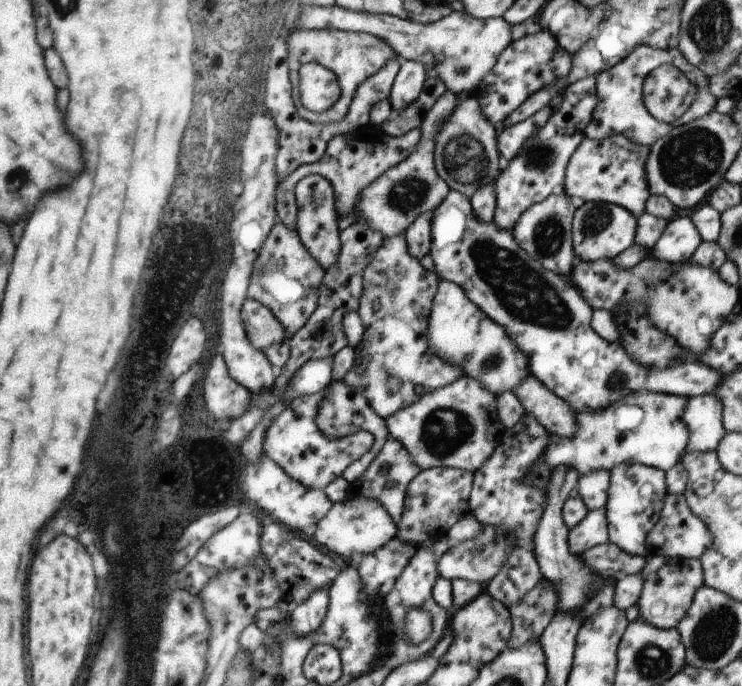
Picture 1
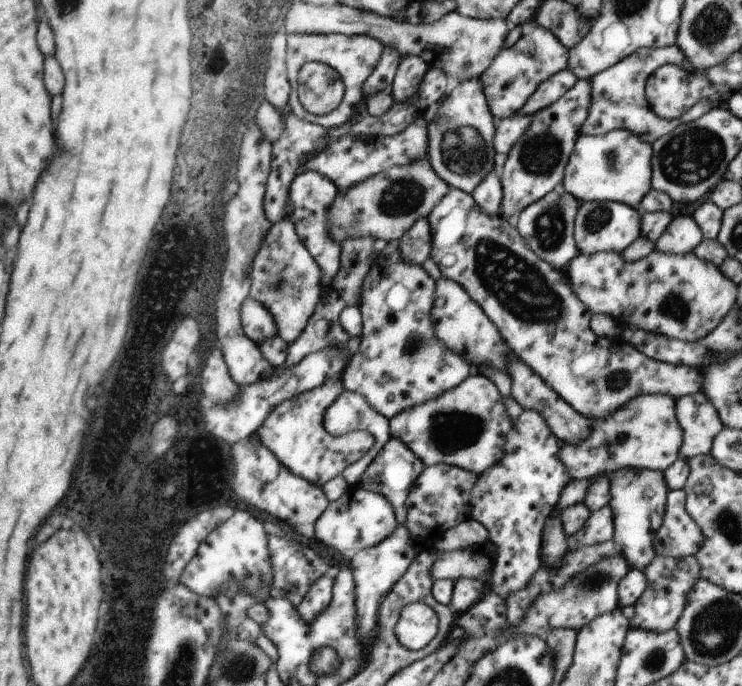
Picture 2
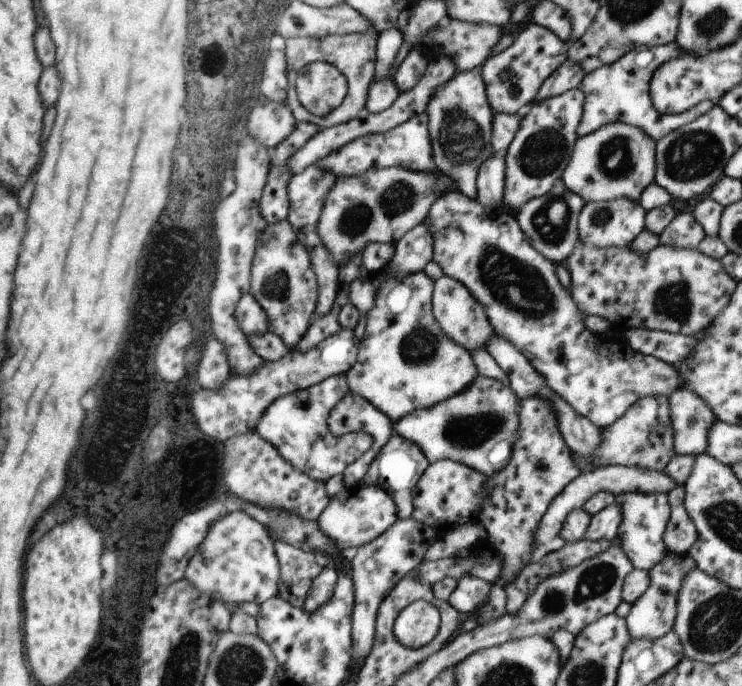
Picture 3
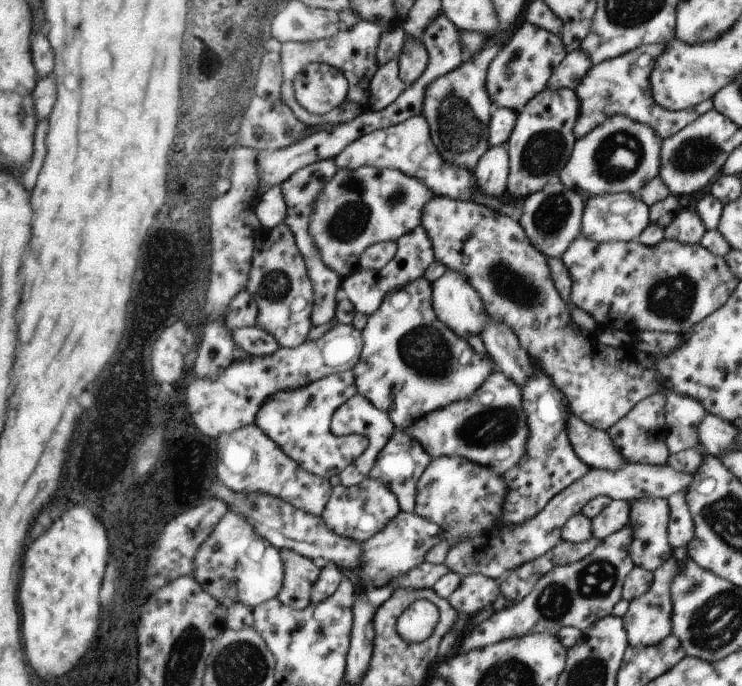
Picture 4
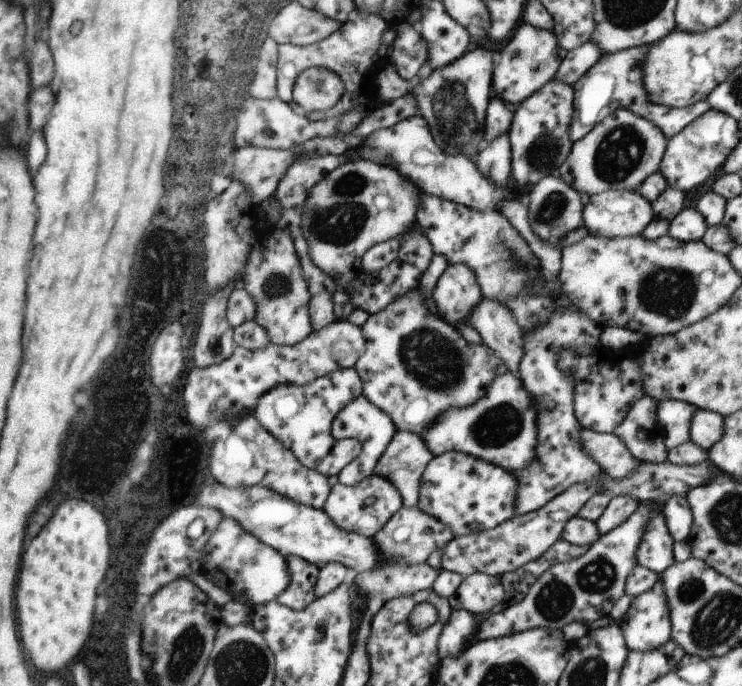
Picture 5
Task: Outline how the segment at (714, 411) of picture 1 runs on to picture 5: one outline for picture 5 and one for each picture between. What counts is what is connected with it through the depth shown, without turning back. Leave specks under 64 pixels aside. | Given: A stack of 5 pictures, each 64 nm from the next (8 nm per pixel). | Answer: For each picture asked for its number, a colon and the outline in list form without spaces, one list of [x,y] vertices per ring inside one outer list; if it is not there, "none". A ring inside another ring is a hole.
2: [[[697,392],[675,398],[675,418],[683,434],[677,458],[691,460],[695,456],[709,454],[715,434],[723,428],[723,422],[705,394]]]
3: [[[675,390],[669,394],[669,422],[671,422],[671,430],[673,430],[673,450],[677,456],[699,456],[705,454],[707,448],[707,432],[711,428],[711,424],[715,422],[713,410],[707,408],[707,404],[703,402],[703,398],[699,398],[697,394],[689,392],[689,390]]]
4: [[[671,394],[665,398],[663,406],[663,416],[665,416],[665,426],[667,426],[667,450],[669,454],[677,454],[681,450],[695,448],[697,442],[697,424],[703,420],[707,410],[703,406],[689,398],[689,396],[679,396]]]
5: [[[663,400],[655,406],[655,418],[661,428],[661,434],[665,436],[665,448],[671,450],[683,442],[687,442],[689,436],[689,424],[695,414],[695,406],[679,402],[679,400]]]

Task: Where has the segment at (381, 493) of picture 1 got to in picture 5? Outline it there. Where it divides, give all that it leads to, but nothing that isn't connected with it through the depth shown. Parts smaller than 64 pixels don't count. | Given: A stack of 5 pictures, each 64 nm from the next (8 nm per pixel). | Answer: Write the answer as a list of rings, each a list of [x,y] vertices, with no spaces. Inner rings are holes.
[[[397,432],[381,454],[375,472],[391,480],[403,496],[403,506],[413,508],[419,502],[419,484],[423,470],[433,460],[425,440],[413,432]]]

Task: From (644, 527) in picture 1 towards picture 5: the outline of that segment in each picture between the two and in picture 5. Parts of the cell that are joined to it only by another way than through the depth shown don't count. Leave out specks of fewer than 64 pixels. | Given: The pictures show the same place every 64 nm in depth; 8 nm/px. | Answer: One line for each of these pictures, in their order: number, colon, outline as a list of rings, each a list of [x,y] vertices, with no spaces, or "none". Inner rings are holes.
2: [[[617,470],[611,482],[611,502],[609,506],[615,512],[615,536],[613,542],[619,548],[621,556],[635,570],[645,570],[657,558],[657,534],[665,522],[667,512],[667,494],[663,472],[653,470]]]
3: [[[631,492],[631,494],[617,496],[615,500],[621,504],[621,510],[623,510],[623,524],[619,526],[619,534],[617,534],[617,538],[621,540],[621,548],[625,556],[633,562],[633,570],[649,572],[651,568],[661,564],[661,560],[665,560],[665,556],[669,554],[663,538],[671,520],[669,498],[665,494],[653,496],[653,494]]]
4: [[[663,498],[653,500],[631,500],[631,524],[633,524],[633,542],[631,542],[631,560],[635,568],[645,568],[647,572],[659,570],[663,564],[667,564],[673,556],[673,548],[669,544],[669,504]]]
5: [[[657,512],[649,518],[649,522],[643,530],[643,536],[641,536],[641,542],[637,548],[637,564],[661,574],[669,566],[675,564],[673,546],[675,546],[675,542],[669,536],[665,516],[661,512]]]

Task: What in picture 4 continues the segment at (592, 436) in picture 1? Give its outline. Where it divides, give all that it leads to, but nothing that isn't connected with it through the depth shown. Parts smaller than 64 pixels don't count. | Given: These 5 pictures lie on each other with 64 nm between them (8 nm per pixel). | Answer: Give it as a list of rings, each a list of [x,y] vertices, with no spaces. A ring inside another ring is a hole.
[[[651,394],[637,402],[617,424],[613,424],[607,434],[613,438],[613,444],[619,448],[621,456],[629,464],[649,464],[649,466],[665,466],[669,458],[667,450],[667,426],[663,416],[663,402],[661,394]]]

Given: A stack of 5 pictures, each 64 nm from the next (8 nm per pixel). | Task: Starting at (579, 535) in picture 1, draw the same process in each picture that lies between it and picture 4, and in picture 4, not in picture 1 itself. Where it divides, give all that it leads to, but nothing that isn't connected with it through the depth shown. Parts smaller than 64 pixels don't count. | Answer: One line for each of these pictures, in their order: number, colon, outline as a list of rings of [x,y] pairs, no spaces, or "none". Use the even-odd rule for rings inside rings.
2: [[[611,506],[601,508],[599,512],[593,512],[583,530],[577,532],[569,542],[577,546],[591,546],[591,544],[603,544],[613,540],[615,536],[615,512]]]
3: [[[615,500],[603,512],[599,512],[597,516],[591,518],[583,540],[589,540],[589,542],[609,540],[611,542],[613,538],[617,538],[621,524],[623,524],[623,510],[621,510],[621,504]]]
4: [[[613,500],[595,520],[591,520],[593,538],[597,538],[601,542],[607,536],[611,536],[613,532],[623,530],[631,522],[631,510],[633,510],[631,502]]]

